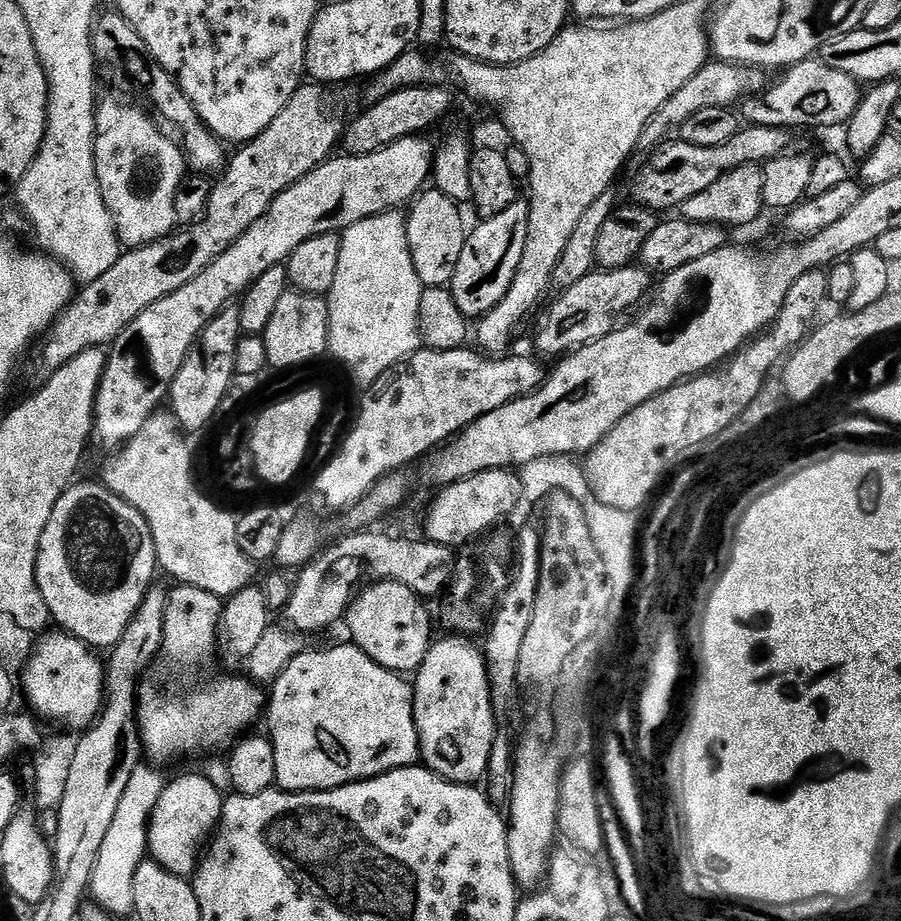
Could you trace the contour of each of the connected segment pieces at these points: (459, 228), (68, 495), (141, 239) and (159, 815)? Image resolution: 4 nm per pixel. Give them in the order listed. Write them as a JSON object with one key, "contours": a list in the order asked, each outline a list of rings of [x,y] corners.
{"contours":[[[[425,190],[412,201],[406,212],[406,242],[410,242],[410,258],[414,258],[414,270],[425,288],[442,288],[451,285],[454,270],[458,270],[458,258],[462,258],[462,246],[466,235],[461,205],[454,203],[446,194]]],[[[73,483],[58,498],[57,505],[54,506],[53,514],[50,515],[49,524],[45,528],[45,532],[41,536],[40,552],[37,554],[36,562],[36,578],[38,590],[49,607],[51,619],[59,625],[63,631],[69,636],[78,638],[83,644],[87,644],[93,650],[111,650],[116,647],[117,642],[122,638],[122,634],[126,630],[126,626],[130,626],[130,622],[134,618],[134,614],[138,610],[138,606],[142,606],[142,598],[147,594],[149,588],[153,587],[152,580],[158,573],[158,565],[156,563],[156,547],[154,546],[154,538],[150,534],[150,526],[146,522],[146,518],[142,518],[142,514],[138,514],[138,510],[134,510],[134,506],[130,506],[130,502],[126,502],[122,498],[118,498],[118,494],[114,494],[103,483],[96,484],[79,484]]],[[[108,100],[105,104],[103,101],[96,109],[96,173],[121,245],[140,248],[161,240],[177,227],[176,196],[186,179],[186,157],[183,147],[175,139],[172,141],[170,137],[163,136],[161,125],[143,107],[116,100]]],[[[203,773],[184,774],[165,785],[158,806],[149,820],[148,848],[151,859],[171,873],[185,878],[195,873],[204,843],[220,822],[224,796],[218,788],[219,785]]]]}

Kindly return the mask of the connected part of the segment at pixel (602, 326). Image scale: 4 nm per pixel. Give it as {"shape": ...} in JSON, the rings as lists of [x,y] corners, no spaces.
{"shape":[[[640,266],[593,270],[586,278],[582,278],[582,282],[574,282],[574,286],[563,289],[536,332],[535,351],[541,357],[560,358],[583,344],[593,344],[598,338],[610,334],[617,327],[620,304],[630,303],[632,292],[649,287],[647,275],[649,273]]]}

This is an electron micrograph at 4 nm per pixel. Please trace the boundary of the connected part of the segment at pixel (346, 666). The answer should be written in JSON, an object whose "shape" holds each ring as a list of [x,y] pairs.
{"shape":[[[345,642],[345,644],[336,644],[333,648],[316,648],[313,652],[307,652],[307,650],[301,650],[295,658],[288,665],[285,666],[285,669],[282,670],[281,674],[275,681],[270,684],[270,690],[266,696],[266,720],[268,716],[268,728],[267,731],[270,733],[270,739],[272,745],[274,746],[274,766],[276,767],[276,782],[275,787],[277,789],[286,791],[286,792],[329,792],[332,788],[341,788],[347,784],[353,784],[359,780],[369,780],[375,776],[381,776],[387,772],[392,772],[395,768],[410,768],[413,767],[420,760],[420,743],[418,742],[418,730],[414,726],[414,710],[412,709],[412,684],[409,683],[401,673],[391,672],[386,670],[382,666],[378,666],[378,662],[374,662],[374,658],[370,658],[363,652],[361,648],[357,648],[355,644],[351,642]]]}

